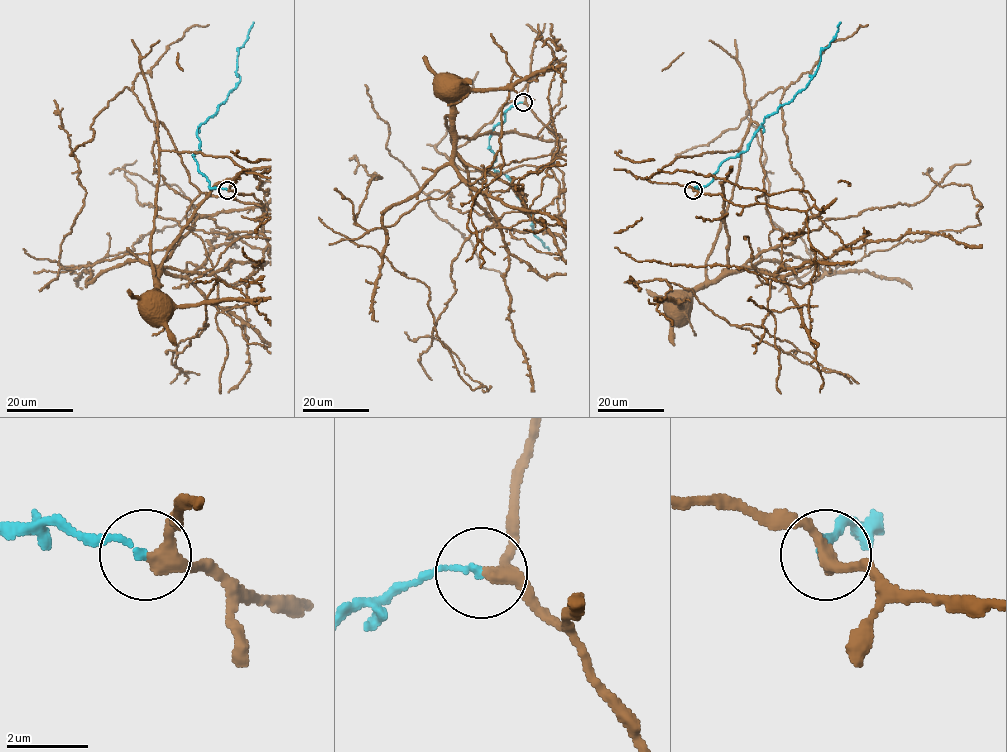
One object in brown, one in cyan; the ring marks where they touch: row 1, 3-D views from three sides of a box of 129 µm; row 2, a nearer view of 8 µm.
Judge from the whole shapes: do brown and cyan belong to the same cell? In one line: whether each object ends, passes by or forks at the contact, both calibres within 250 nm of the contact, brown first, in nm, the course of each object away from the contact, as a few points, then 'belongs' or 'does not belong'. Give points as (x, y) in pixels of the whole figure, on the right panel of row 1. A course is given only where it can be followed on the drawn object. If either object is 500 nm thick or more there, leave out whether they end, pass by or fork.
brown passes by; cyan ends; calibres 340 and 160 nm; course brown (693, 190), (744, 205), (764, 193), (772, 224), (782, 232), (781, 270), (744, 267), (721, 275), (671, 312); course cyan (693, 190), (706, 186), (722, 162), (747, 149), (763, 119), (803, 90), (840, 22); does not belong

